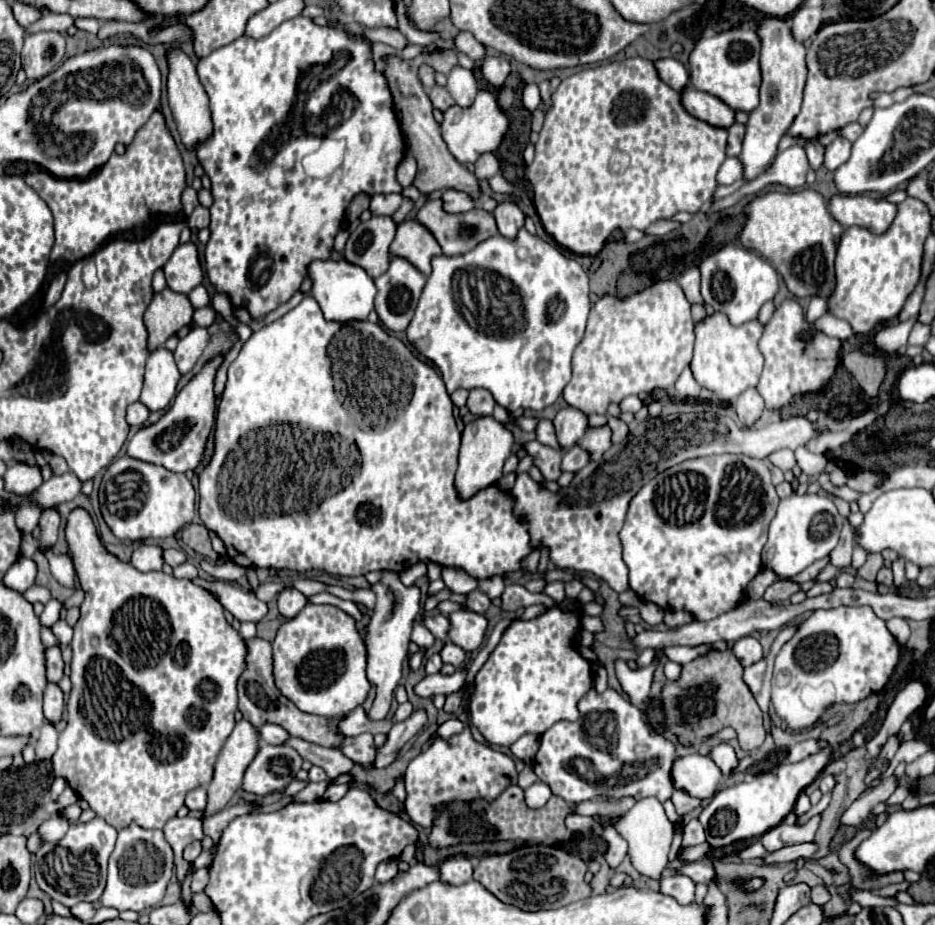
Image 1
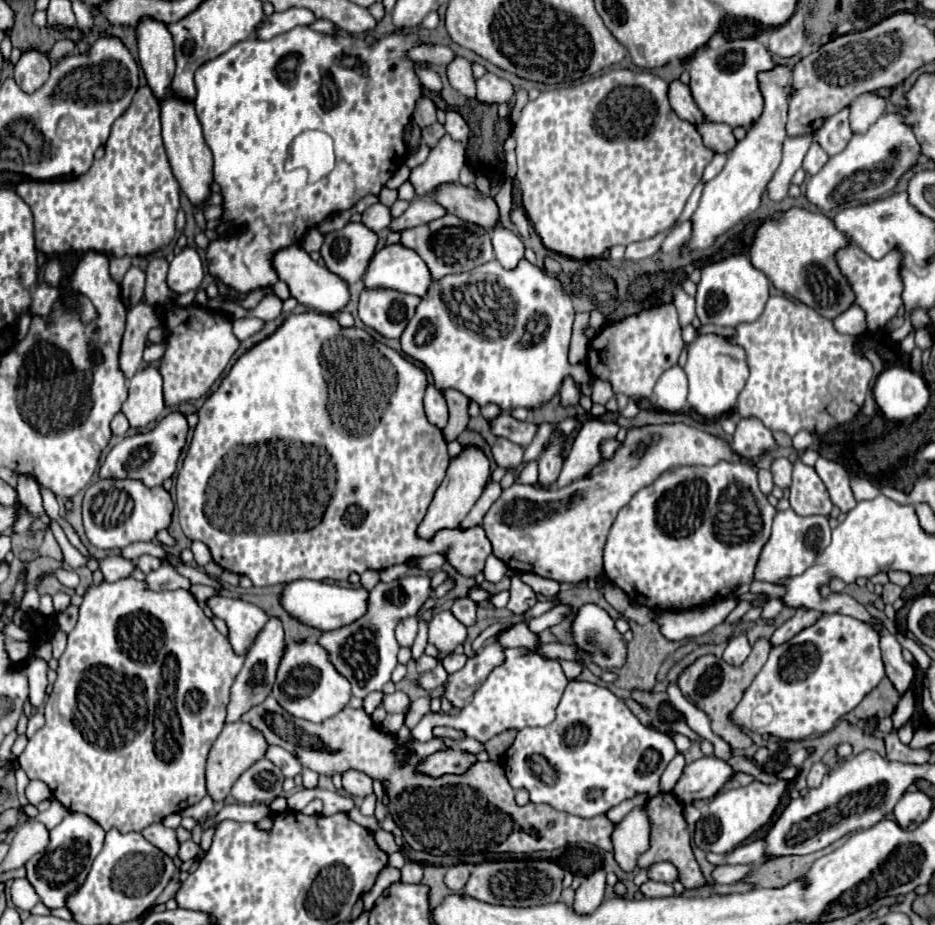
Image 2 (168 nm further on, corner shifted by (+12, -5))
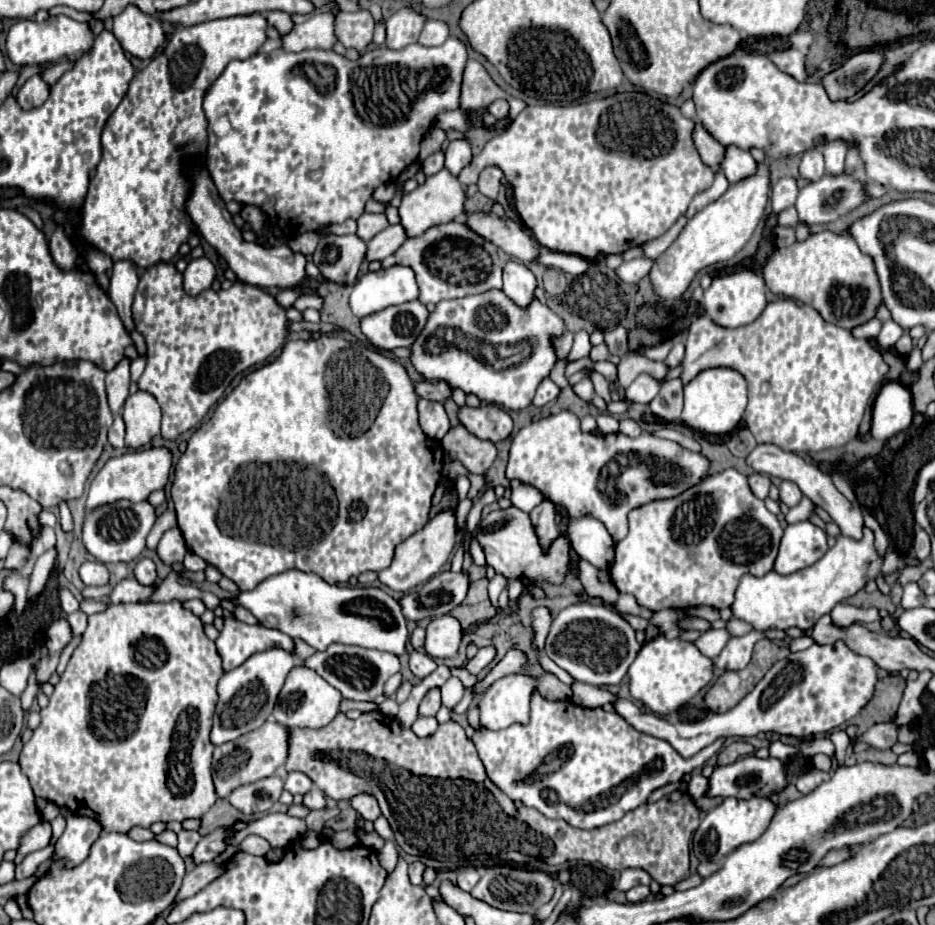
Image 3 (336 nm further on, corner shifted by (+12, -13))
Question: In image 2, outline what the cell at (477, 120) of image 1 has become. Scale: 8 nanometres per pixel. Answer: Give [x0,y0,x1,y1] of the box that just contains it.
[409,136,465,196]

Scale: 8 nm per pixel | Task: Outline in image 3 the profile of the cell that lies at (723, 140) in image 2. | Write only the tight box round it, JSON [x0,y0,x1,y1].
[721,148,755,184]

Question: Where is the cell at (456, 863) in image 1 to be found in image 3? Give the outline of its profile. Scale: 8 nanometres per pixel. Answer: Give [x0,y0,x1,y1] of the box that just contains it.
[457,868,479,892]

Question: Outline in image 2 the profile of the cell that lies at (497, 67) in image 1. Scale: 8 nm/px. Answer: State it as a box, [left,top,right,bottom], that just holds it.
[477,72,515,104]

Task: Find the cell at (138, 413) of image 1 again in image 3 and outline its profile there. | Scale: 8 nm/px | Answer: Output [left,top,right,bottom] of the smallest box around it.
[109,414,125,448]

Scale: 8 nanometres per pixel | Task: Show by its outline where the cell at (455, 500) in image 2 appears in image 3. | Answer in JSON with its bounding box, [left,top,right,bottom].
[379,510,457,592]

